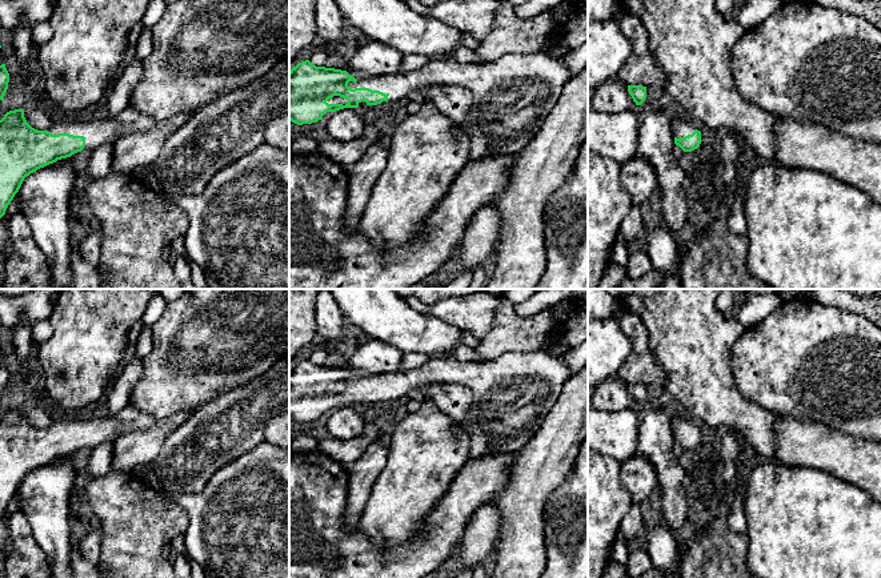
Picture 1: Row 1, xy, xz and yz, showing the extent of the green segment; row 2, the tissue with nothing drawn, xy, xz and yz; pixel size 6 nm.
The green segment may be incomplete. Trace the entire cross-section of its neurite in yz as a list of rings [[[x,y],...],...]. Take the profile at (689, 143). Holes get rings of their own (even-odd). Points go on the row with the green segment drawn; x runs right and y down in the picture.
[[[689,117],[670,120],[674,144],[684,152],[692,152],[701,144],[701,125]]]

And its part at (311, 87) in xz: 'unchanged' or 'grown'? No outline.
grown

